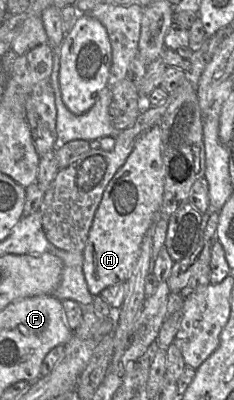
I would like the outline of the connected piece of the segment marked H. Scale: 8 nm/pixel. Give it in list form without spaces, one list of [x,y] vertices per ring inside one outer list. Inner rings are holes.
[[[153,126],[135,144],[125,164],[107,185],[95,213],[83,254],[83,273],[89,292],[93,295],[107,287],[125,284],[131,277],[140,256],[142,242],[162,205],[164,192],[164,164],[161,155],[162,141],[159,126]]]

